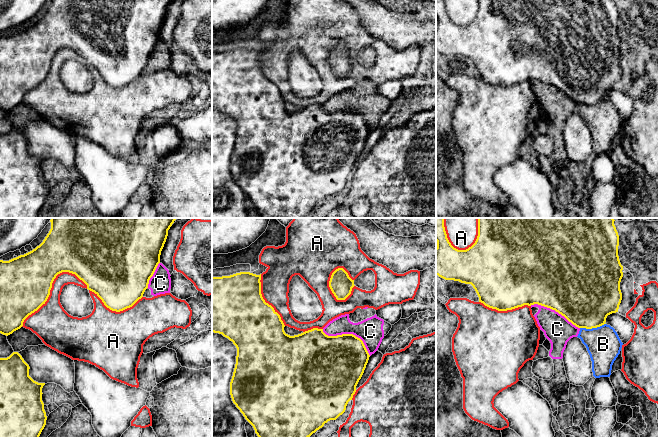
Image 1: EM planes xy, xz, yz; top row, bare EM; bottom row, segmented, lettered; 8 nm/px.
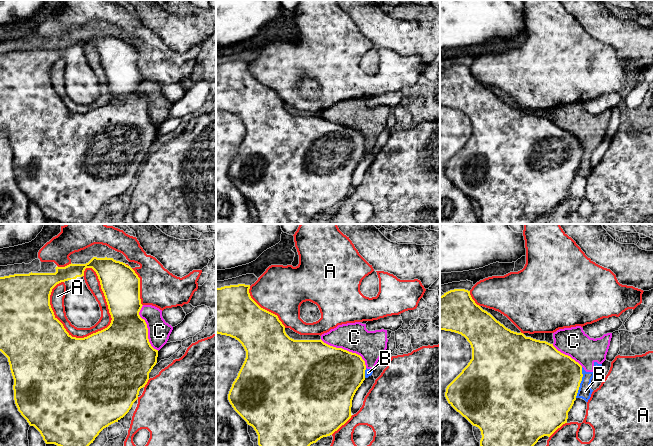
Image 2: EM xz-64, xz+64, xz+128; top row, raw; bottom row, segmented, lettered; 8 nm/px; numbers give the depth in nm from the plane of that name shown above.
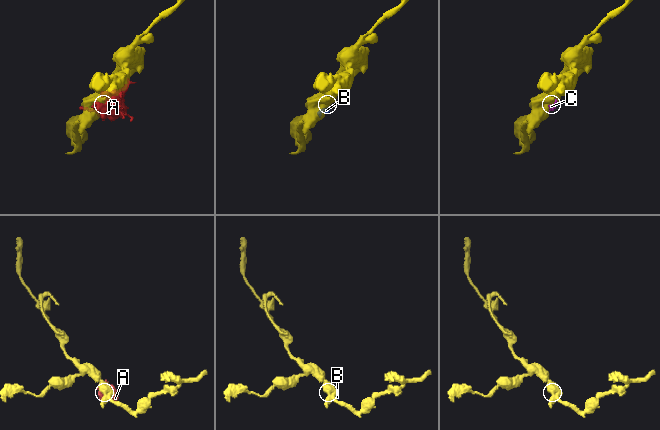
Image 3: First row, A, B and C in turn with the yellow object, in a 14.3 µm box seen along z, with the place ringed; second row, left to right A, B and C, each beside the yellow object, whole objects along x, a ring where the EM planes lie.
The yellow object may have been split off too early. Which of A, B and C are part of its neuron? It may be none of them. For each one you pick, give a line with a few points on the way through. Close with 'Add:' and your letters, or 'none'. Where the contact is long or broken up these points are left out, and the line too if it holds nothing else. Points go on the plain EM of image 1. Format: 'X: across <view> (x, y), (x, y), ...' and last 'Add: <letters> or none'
Add: none

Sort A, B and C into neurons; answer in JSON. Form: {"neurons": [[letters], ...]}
{"neurons": [["A"], ["B", "C"]]}

